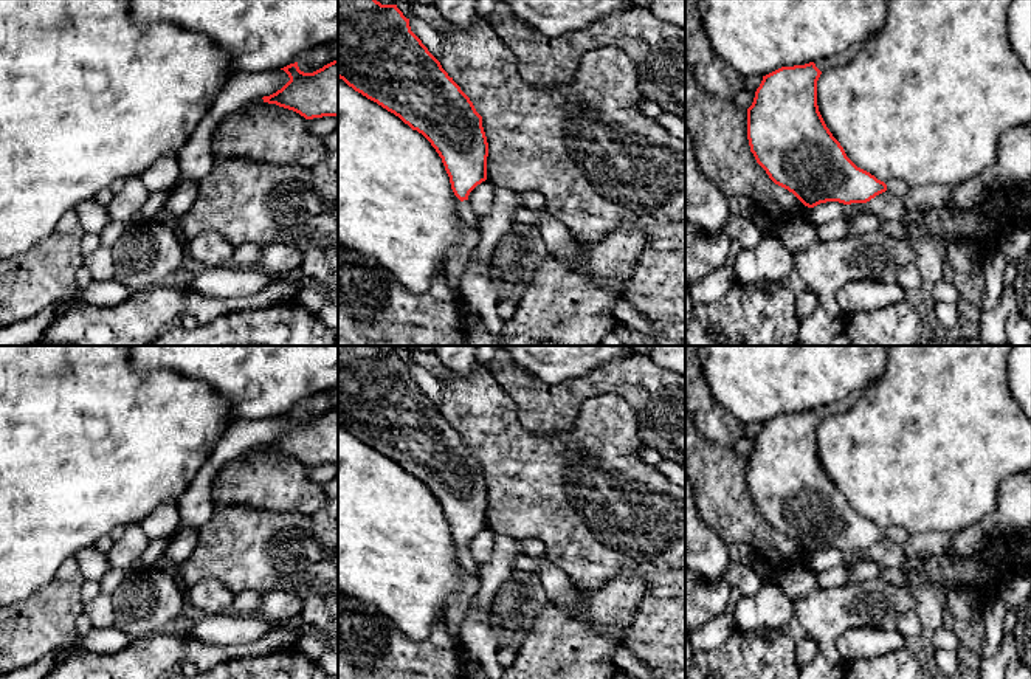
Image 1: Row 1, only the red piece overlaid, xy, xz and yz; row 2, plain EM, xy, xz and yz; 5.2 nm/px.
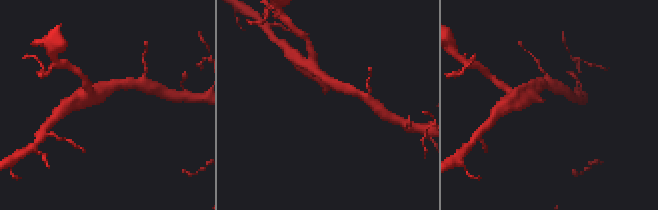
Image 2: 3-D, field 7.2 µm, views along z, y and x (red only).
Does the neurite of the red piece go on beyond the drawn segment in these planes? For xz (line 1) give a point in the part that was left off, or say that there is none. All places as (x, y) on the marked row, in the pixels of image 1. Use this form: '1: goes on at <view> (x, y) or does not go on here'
1: goes on at xz (464, 208)

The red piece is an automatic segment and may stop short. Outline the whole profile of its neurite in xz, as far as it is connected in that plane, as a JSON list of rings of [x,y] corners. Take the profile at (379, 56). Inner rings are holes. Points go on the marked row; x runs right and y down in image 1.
[[[338,0],[338,78],[398,116],[431,143],[442,158],[454,195],[459,198],[460,219],[479,231],[479,217],[473,212],[468,195],[487,180],[488,143],[482,116],[411,31],[409,19],[397,5],[381,5],[377,0]]]

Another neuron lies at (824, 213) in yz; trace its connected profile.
[[[826,202],[811,208],[809,220],[814,225],[820,226],[834,219],[848,219],[848,217],[856,219],[857,215],[862,214],[864,208],[865,208],[865,203],[843,205],[839,202]]]

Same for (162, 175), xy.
[[[171,153],[158,158],[141,174],[141,180],[149,192],[169,191],[180,175],[178,155]]]

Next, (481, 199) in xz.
[[[488,180],[478,184],[468,195],[473,212],[482,219],[490,215],[493,208],[495,184]]]

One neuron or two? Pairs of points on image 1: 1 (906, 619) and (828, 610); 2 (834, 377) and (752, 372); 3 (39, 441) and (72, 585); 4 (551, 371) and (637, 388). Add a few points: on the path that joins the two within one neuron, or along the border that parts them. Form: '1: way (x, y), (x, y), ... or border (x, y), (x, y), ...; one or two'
1: border (915, 611), (901, 614), (895, 628); two
2: way (814, 375), (772, 372); one
3: border (73, 555), (62, 563), (56, 575), (42, 588); two
4: border (611, 361), (582, 375), (552, 383), (541, 380); two

